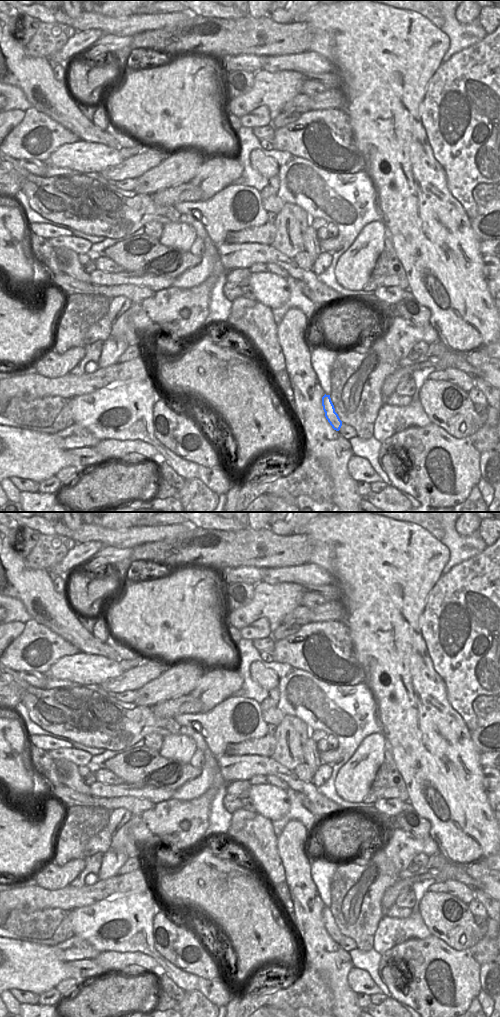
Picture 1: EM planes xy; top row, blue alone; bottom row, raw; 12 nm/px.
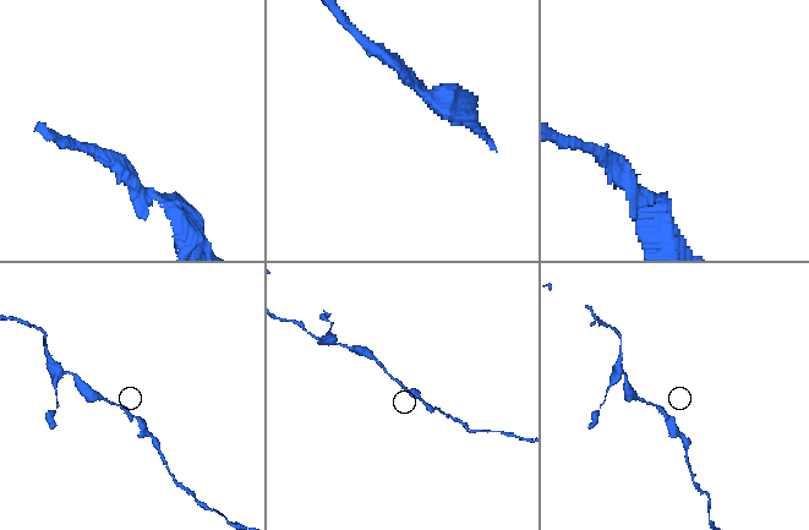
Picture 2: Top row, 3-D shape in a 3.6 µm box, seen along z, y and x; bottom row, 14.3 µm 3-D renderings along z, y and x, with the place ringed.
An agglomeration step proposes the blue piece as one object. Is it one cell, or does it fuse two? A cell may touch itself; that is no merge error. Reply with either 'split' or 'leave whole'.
leave whole

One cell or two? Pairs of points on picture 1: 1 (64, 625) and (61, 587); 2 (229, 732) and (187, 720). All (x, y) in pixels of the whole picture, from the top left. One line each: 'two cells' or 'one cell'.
1: two cells
2: one cell

